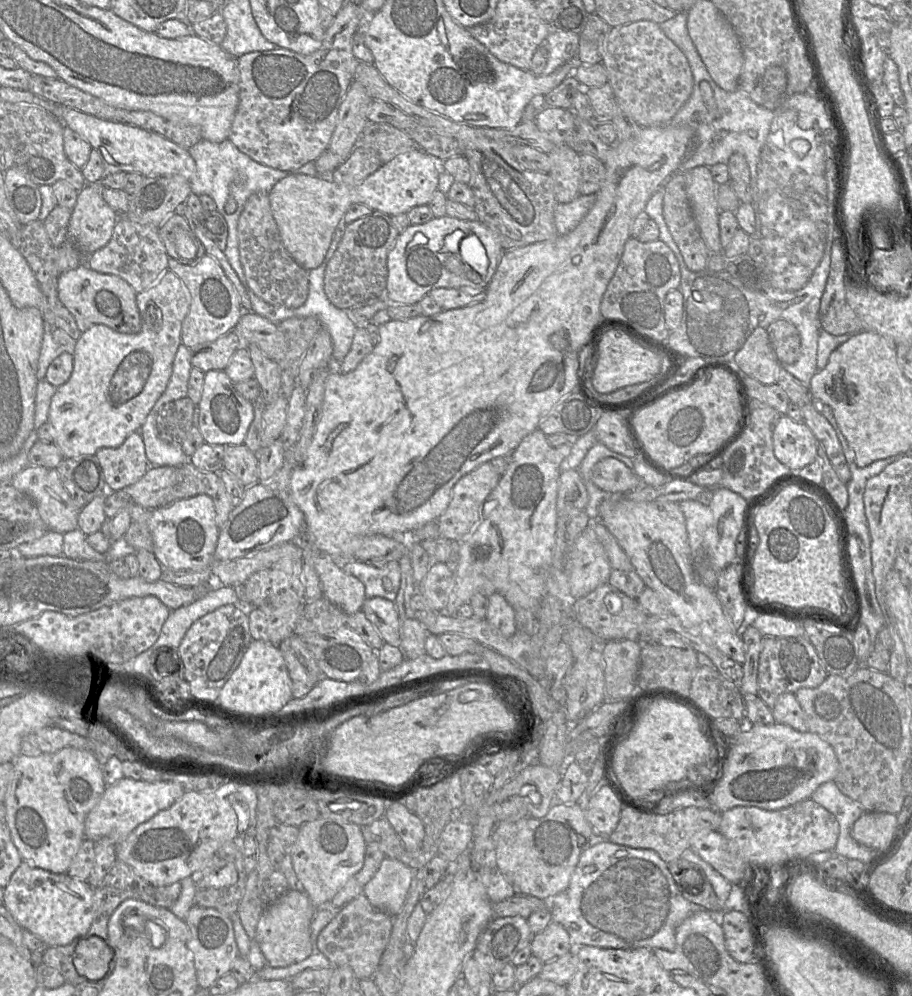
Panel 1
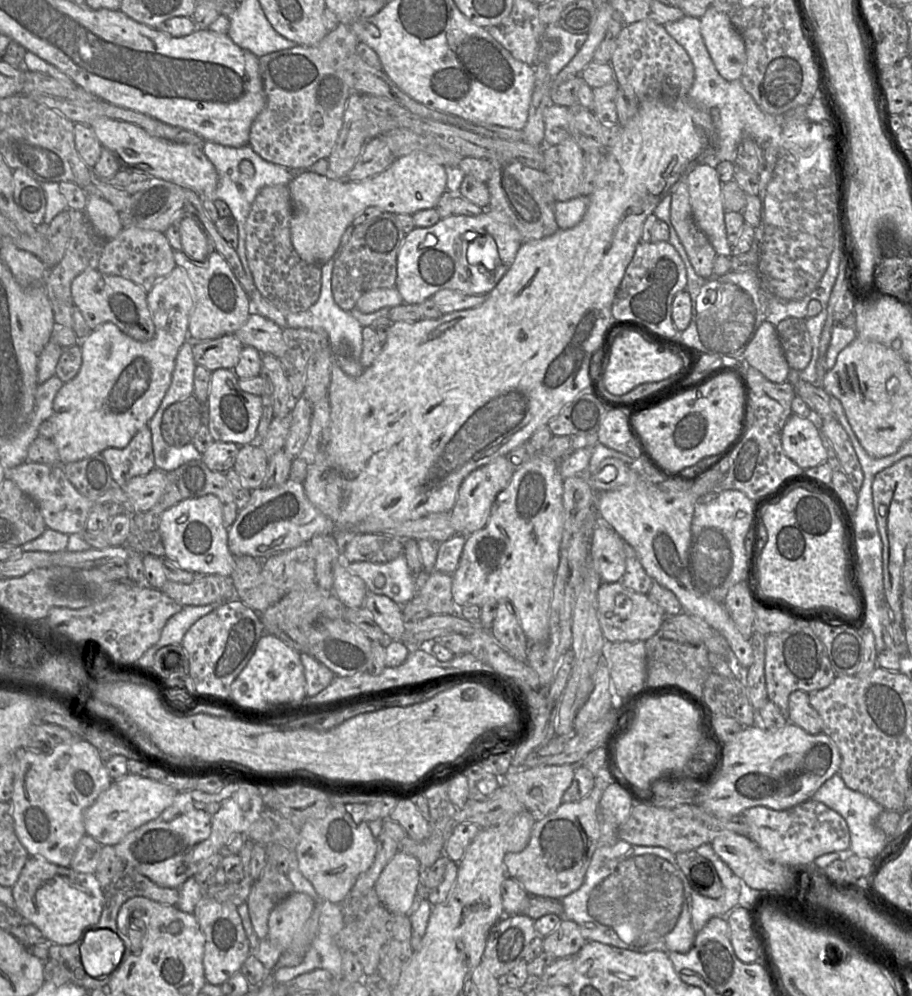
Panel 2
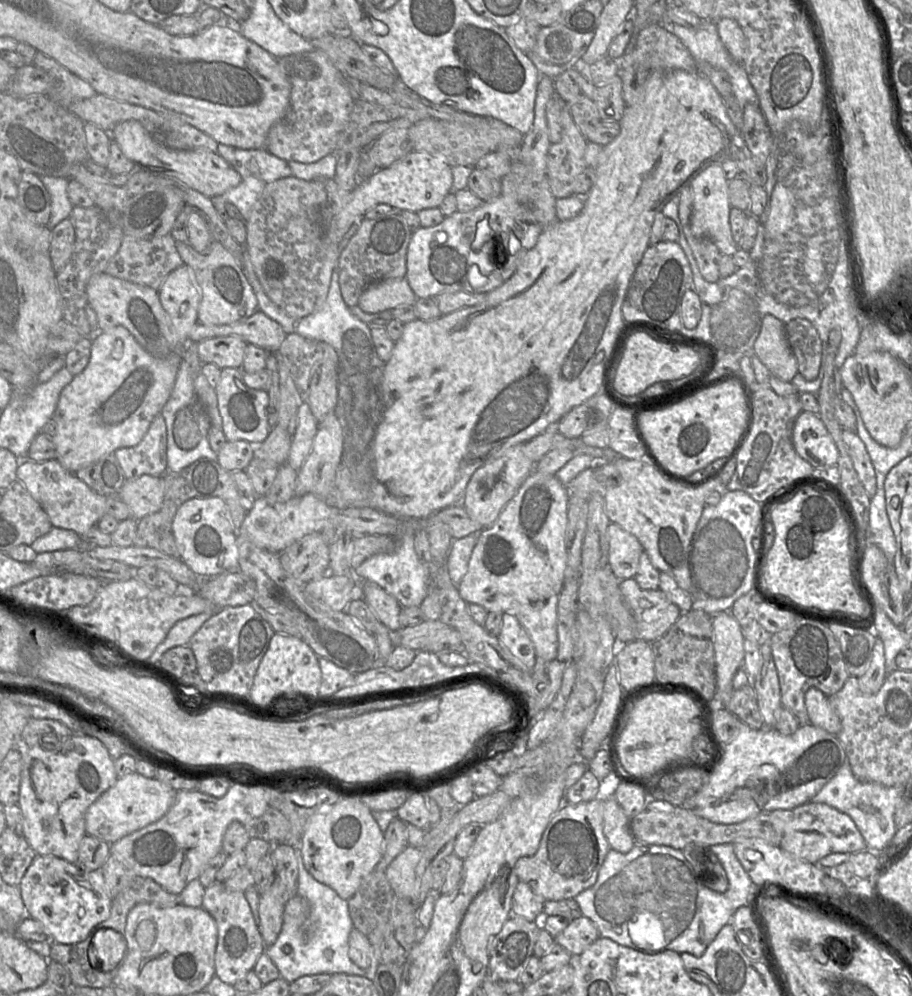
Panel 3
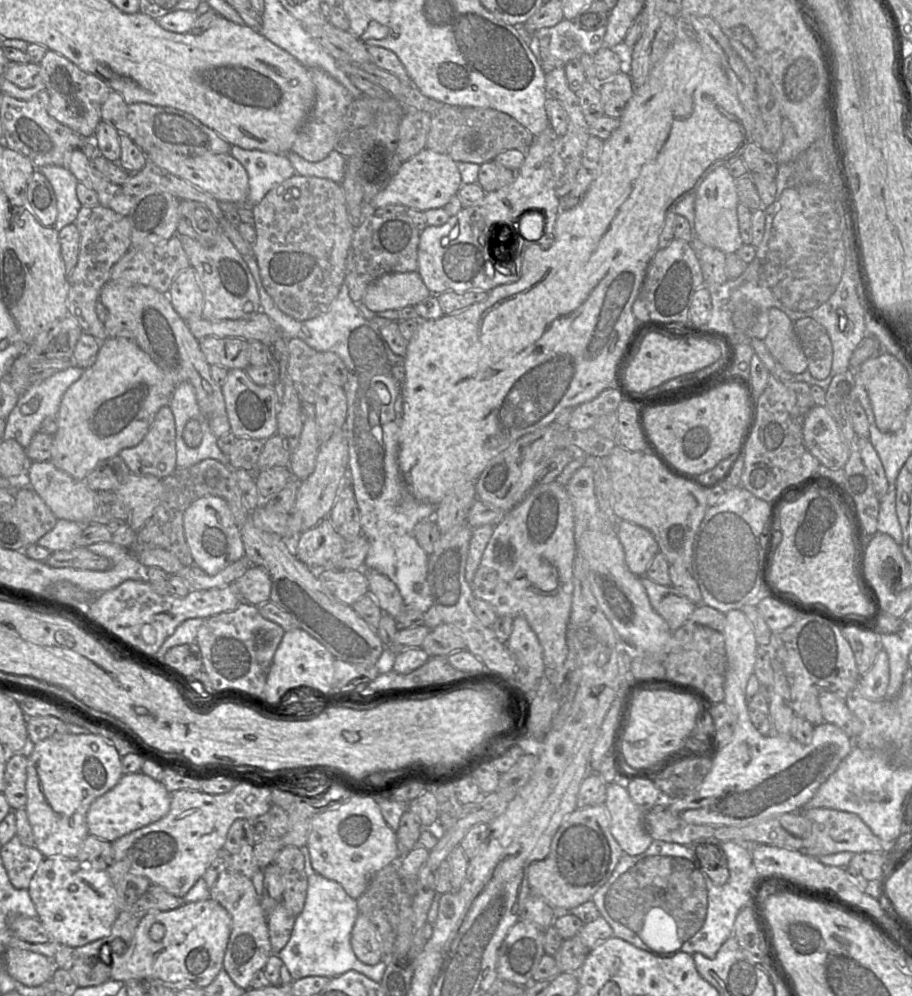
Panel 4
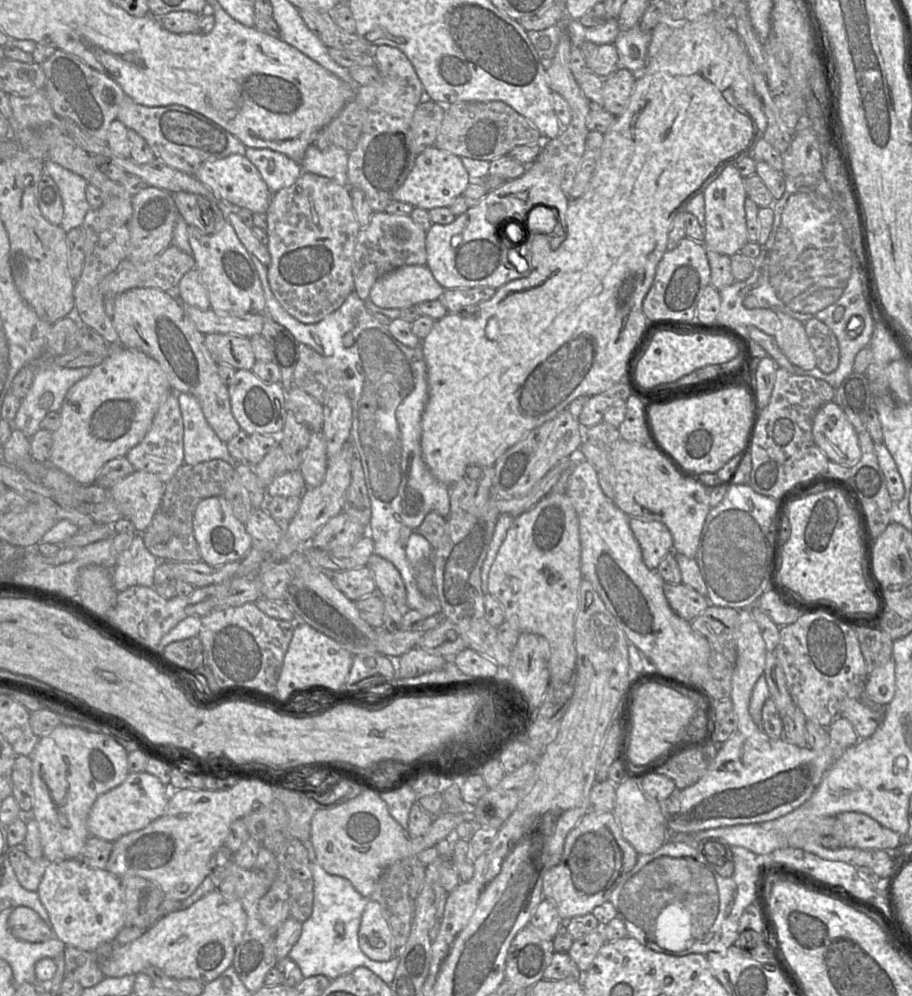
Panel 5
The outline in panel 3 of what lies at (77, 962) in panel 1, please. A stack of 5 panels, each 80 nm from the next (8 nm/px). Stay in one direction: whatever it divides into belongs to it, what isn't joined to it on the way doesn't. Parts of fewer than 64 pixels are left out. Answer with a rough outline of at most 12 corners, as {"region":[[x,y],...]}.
{"region":[[95,928],[89,959],[101,971],[118,970],[124,935]]}

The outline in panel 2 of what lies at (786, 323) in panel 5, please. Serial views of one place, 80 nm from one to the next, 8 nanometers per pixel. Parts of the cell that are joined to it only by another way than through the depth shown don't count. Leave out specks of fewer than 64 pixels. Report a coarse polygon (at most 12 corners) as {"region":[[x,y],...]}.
{"region":[[763,322],[742,361],[774,383],[791,368],[776,326]]}

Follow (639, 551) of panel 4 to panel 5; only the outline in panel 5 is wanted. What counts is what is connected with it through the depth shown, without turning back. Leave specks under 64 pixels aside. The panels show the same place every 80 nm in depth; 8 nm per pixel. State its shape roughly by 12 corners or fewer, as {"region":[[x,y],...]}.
{"region":[[631,518],[645,565],[656,569],[673,550],[669,529],[659,521]]}

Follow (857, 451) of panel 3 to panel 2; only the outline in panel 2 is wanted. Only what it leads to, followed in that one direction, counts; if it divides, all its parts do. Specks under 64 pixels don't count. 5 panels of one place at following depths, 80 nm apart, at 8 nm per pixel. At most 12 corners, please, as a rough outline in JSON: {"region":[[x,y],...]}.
{"region":[[835,419],[817,422],[855,490],[864,474],[847,432]]}

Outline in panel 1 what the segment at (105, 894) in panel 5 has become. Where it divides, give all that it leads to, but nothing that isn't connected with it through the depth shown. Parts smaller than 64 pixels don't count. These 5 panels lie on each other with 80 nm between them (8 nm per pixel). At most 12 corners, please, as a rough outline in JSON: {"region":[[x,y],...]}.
{"region":[[23,861],[4,890],[46,946],[86,936],[94,888]]}

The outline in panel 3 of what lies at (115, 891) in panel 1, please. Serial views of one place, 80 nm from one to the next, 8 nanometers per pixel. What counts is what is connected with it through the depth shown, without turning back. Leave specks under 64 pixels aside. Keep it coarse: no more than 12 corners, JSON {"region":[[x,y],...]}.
{"region":[[136,876],[112,898],[97,928],[124,935],[127,916],[140,903],[170,907],[180,896],[151,878]]}

